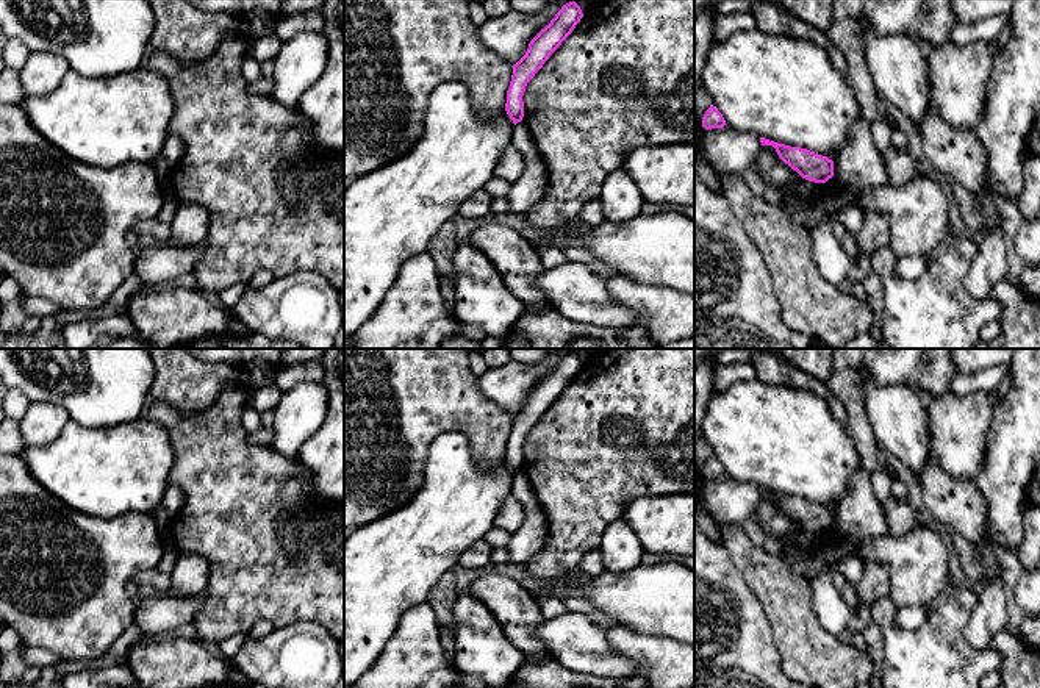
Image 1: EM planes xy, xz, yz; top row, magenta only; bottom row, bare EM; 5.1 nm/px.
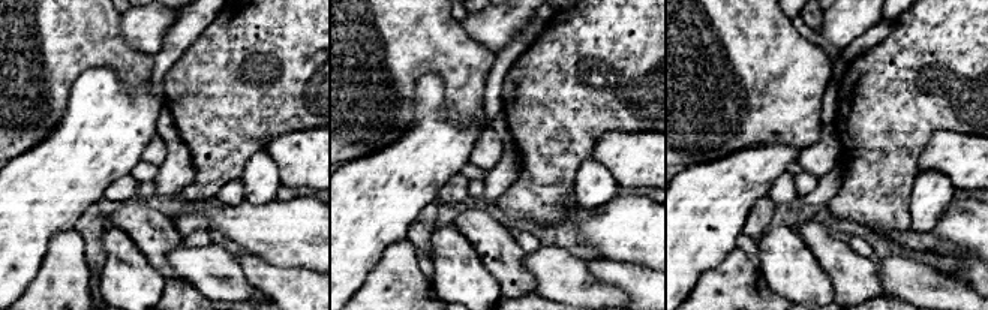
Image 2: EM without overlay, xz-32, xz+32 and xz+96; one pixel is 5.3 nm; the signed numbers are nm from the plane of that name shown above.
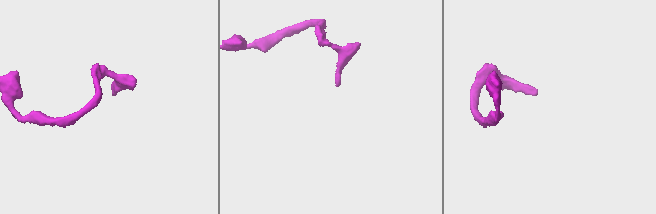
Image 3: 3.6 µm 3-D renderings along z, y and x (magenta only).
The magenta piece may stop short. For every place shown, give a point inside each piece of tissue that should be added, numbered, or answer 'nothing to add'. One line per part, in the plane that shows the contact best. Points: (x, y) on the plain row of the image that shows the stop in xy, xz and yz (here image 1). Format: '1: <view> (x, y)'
nothing to add

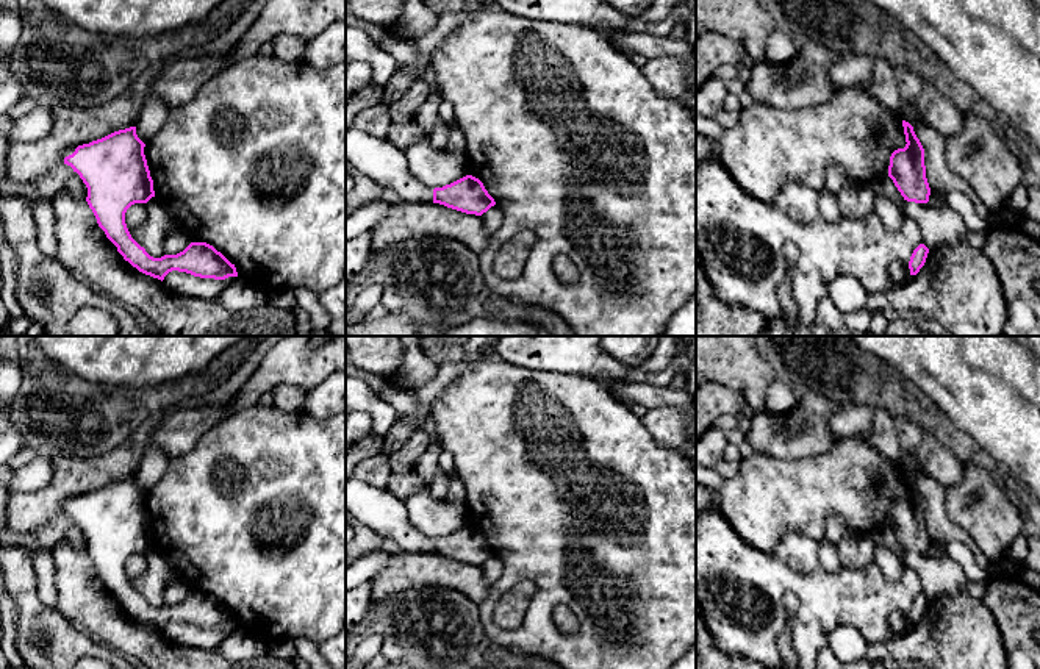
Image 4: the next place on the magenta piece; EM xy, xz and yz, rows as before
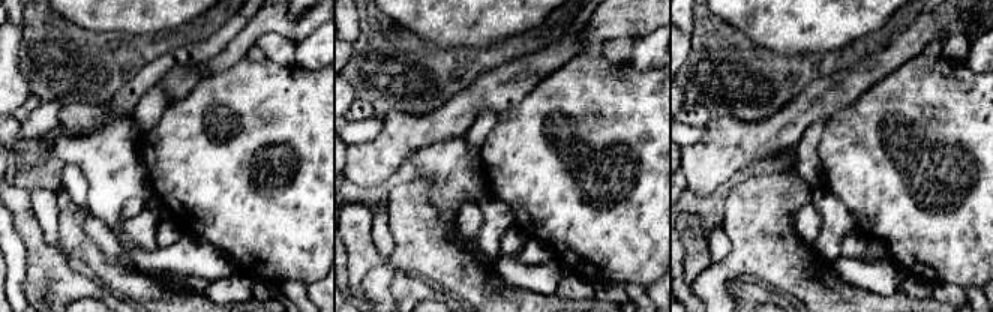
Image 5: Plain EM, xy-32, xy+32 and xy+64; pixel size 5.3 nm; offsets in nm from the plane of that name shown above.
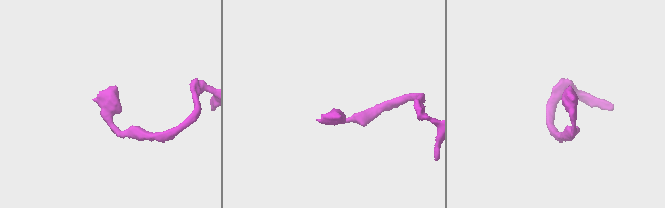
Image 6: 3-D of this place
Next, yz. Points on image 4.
nothing to add

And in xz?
1: xz (377, 508)

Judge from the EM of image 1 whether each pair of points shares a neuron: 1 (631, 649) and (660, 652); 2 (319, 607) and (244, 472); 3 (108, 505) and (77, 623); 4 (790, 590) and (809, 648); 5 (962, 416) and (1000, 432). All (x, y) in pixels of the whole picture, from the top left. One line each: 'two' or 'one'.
1: one
2: one
3: two
4: one
5: two

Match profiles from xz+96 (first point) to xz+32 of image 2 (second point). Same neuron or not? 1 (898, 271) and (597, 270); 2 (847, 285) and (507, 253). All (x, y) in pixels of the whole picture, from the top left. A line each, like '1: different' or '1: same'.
1: different
2: same

